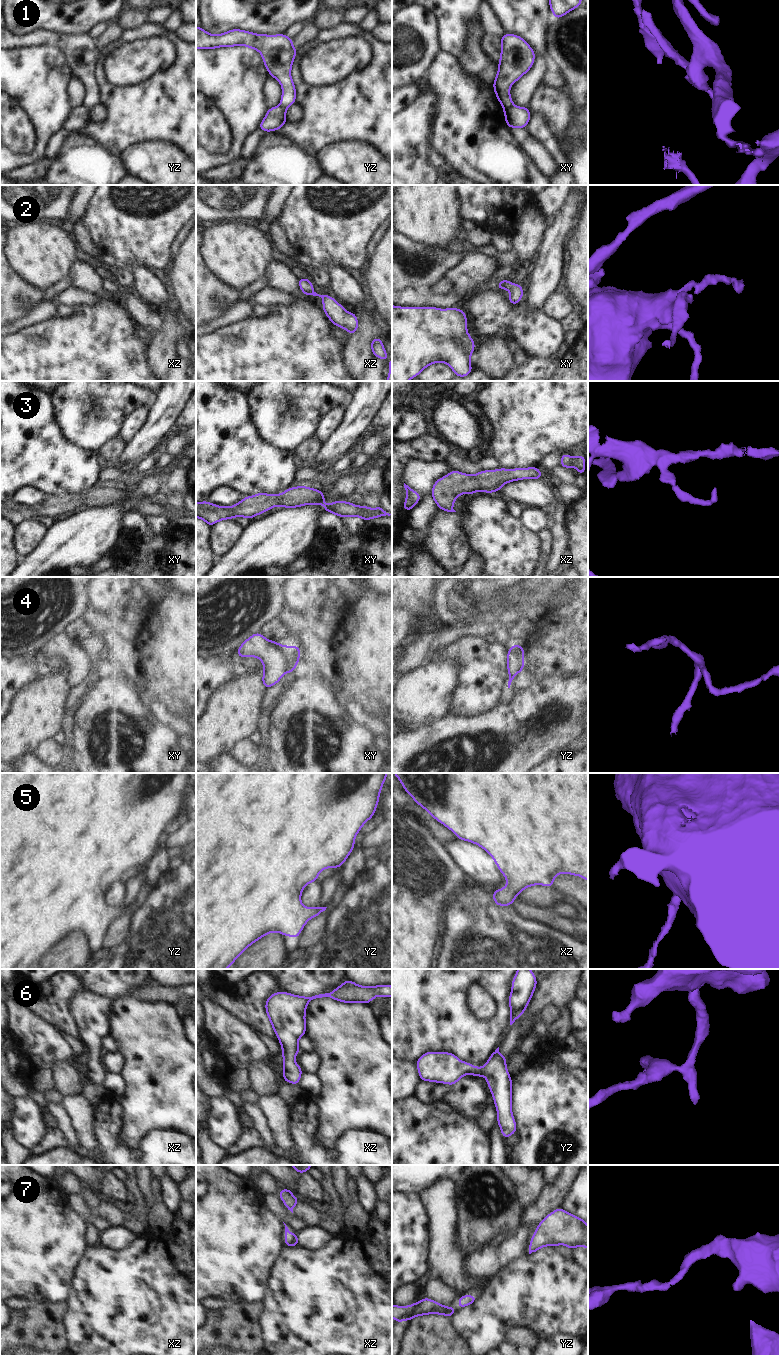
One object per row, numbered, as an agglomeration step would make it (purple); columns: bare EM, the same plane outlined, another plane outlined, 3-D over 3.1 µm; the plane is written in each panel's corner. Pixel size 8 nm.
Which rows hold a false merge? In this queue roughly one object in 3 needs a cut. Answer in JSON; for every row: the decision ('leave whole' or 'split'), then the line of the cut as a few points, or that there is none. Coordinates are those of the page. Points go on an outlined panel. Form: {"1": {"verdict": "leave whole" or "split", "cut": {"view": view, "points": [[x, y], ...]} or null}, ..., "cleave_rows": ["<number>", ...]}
{"1": {"verdict": "split", "cut": {"view": "xy", "points": [[513, 104], [504, 108]]}}, "2": {"verdict": "leave whole", "cut": null}, "3": {"verdict": "leave whole", "cut": null}, "4": {"verdict": "leave whole", "cut": null}, "5": {"verdict": "leave whole", "cut": null}, "6": {"verdict": "leave whole", "cut": null}, "7": {"verdict": "leave whole", "cut": null}, "cleave_rows": ["1"]}

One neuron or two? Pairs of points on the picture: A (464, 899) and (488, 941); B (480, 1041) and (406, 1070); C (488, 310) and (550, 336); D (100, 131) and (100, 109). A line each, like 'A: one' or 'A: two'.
A: one
B: two
C: one
D: two

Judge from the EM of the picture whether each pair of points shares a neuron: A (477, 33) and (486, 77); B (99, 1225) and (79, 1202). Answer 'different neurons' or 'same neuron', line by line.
A: same neuron
B: same neuron

